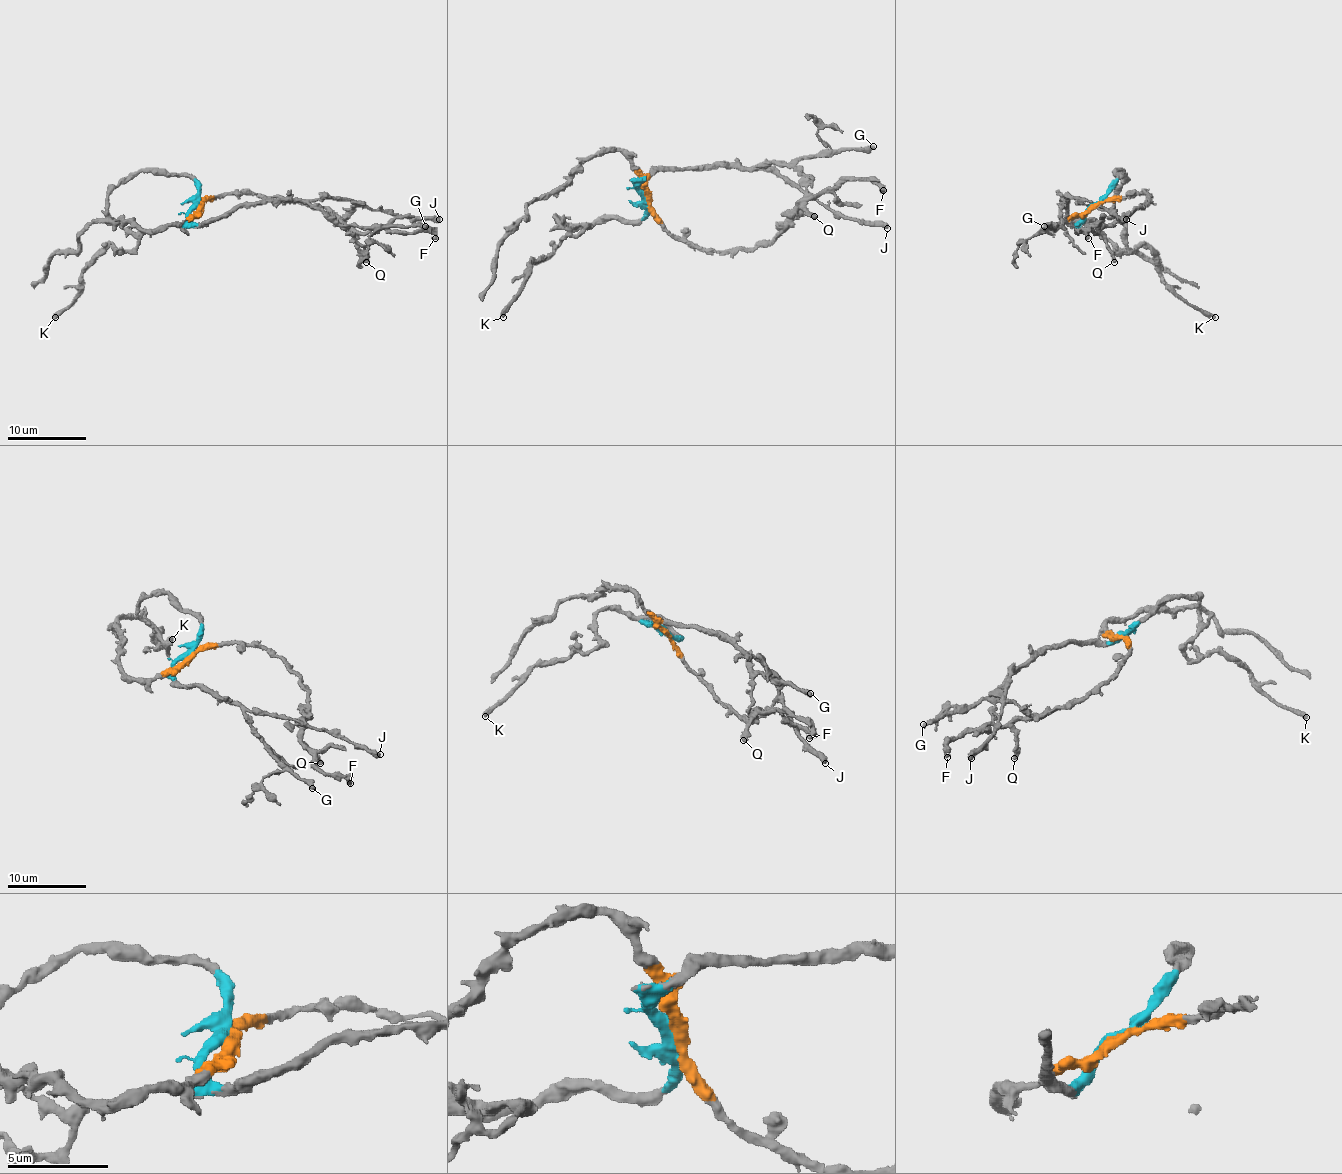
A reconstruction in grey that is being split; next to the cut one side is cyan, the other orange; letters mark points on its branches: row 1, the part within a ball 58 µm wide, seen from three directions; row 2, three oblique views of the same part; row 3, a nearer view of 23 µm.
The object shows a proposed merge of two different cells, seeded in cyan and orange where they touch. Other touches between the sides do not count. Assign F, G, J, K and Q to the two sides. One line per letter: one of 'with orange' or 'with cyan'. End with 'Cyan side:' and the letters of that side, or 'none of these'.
F: with orange
G: with cyan
J: with cyan
K: with cyan
Q: with orange
Cyan side: G, J, K

